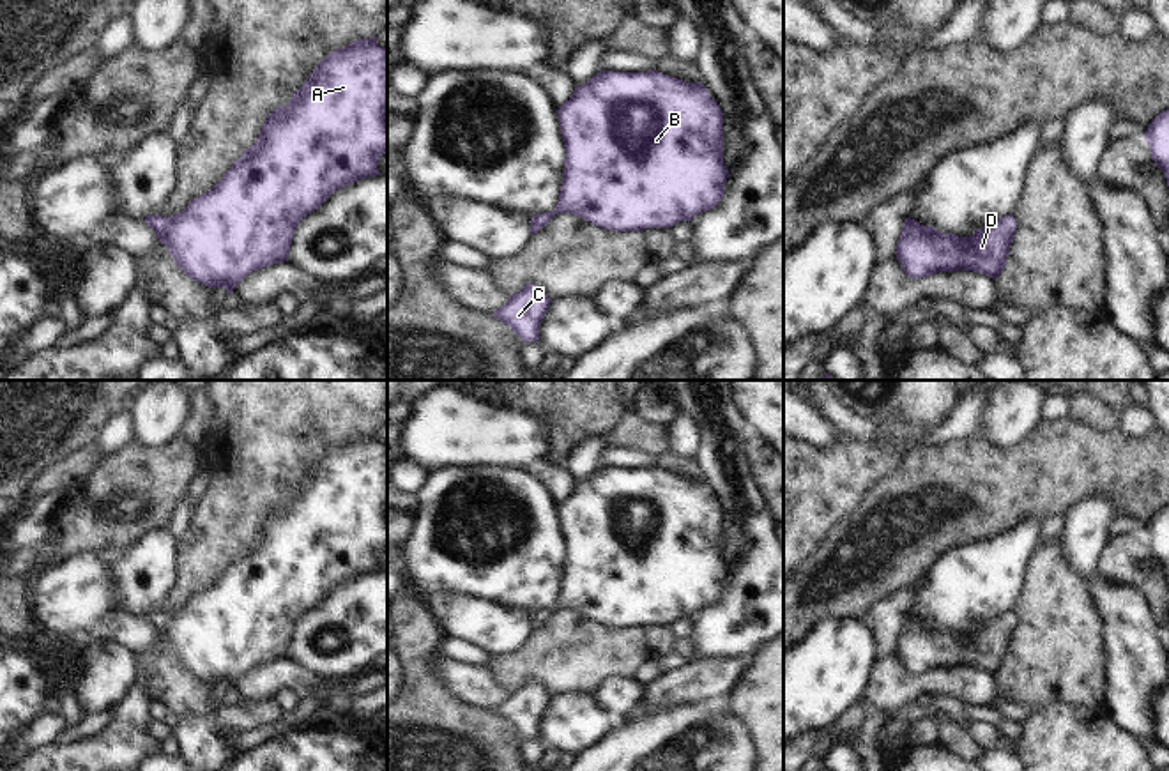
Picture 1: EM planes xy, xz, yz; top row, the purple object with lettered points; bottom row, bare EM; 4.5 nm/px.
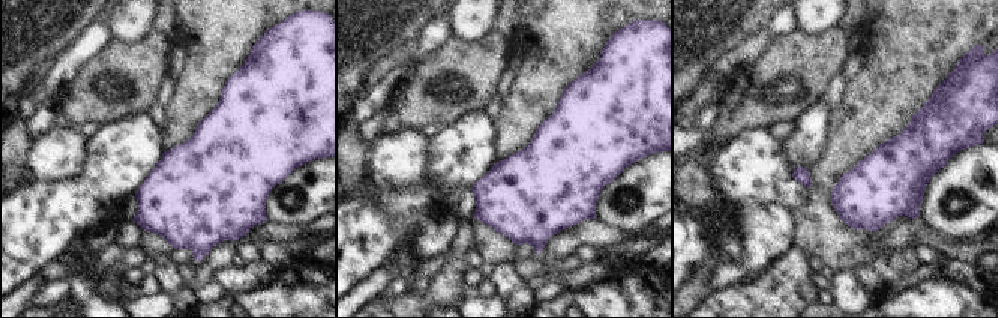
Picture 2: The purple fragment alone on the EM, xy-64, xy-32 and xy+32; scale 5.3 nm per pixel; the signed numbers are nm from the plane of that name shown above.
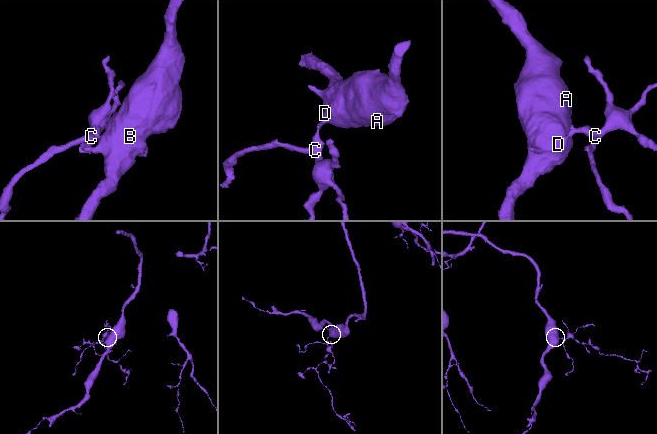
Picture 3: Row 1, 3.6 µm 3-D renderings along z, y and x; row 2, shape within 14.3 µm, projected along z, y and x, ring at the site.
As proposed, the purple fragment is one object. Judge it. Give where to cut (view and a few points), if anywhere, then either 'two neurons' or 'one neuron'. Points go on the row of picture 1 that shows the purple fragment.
no cut; one neuron

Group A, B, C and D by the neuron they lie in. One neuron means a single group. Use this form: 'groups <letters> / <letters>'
groups A B C D

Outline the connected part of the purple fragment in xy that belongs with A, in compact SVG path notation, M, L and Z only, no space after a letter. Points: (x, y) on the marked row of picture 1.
M375 37L359 39L325 57L290 103L265 120L258 140L232 164L223 179L175 216L147 216L149 225L175 263L191 279L209 286L233 288L253 271L288 262L297 225L327 198L357 180L382 175L378 159L387 152L387 51Z

